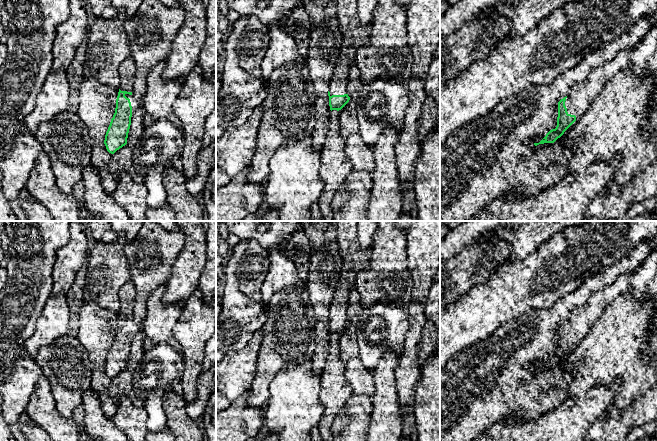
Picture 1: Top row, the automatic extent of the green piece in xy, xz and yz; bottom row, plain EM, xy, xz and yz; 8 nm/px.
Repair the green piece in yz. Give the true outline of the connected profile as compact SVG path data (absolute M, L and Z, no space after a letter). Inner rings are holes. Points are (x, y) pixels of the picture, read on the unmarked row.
M634 272L617 277L610 285L594 292L588 301L575 308L569 319L558 326L557 350L535 370L544 367L554 367L564 356L580 342L603 316L607 307L621 294L630 292L629 278Z

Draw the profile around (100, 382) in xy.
M85 302L78 313L76 337L87 350L93 365L91 390L99 395L104 415L112 419L117 412L117 405L108 391L112 379L107 375L104 364L115 337L119 313L92 302Z

